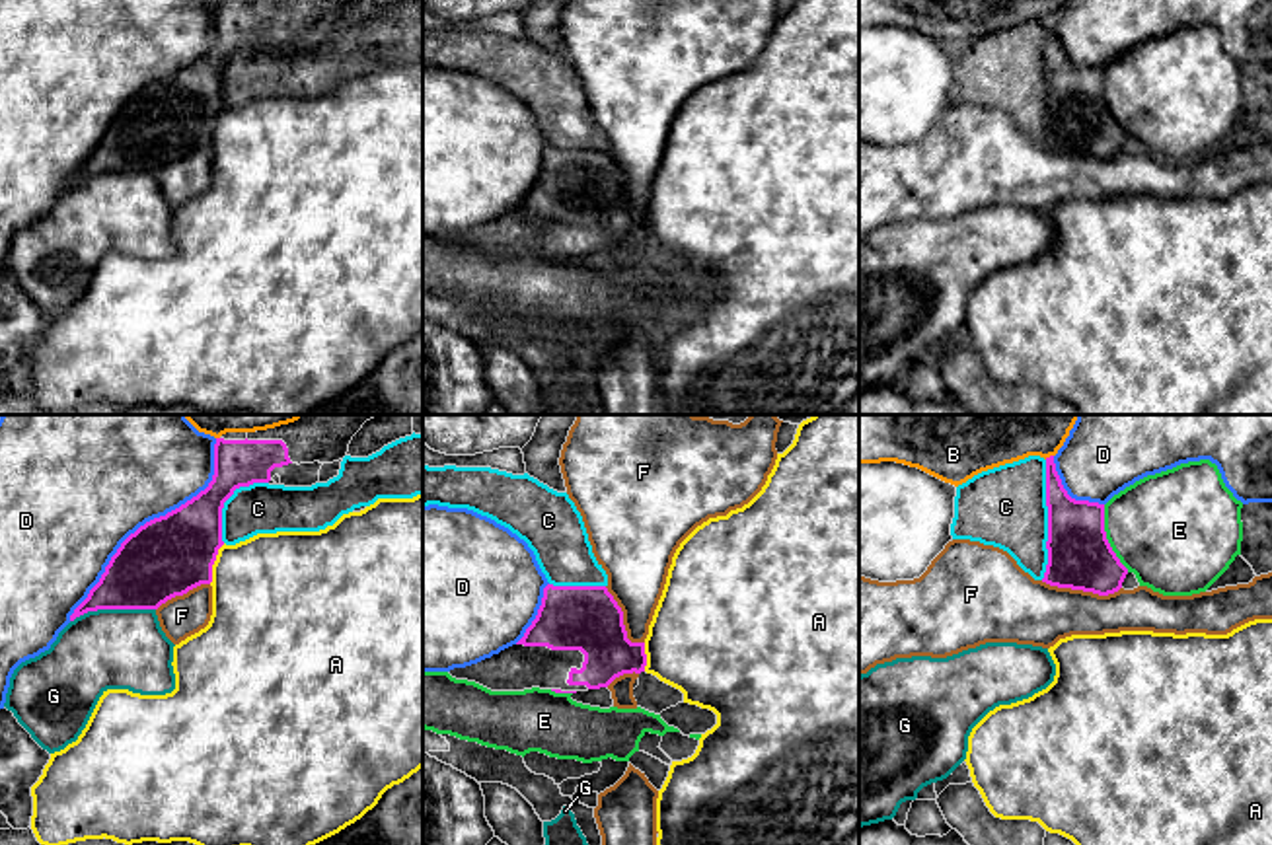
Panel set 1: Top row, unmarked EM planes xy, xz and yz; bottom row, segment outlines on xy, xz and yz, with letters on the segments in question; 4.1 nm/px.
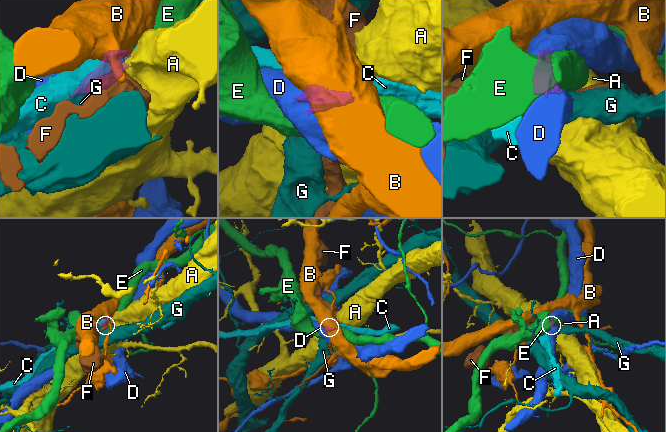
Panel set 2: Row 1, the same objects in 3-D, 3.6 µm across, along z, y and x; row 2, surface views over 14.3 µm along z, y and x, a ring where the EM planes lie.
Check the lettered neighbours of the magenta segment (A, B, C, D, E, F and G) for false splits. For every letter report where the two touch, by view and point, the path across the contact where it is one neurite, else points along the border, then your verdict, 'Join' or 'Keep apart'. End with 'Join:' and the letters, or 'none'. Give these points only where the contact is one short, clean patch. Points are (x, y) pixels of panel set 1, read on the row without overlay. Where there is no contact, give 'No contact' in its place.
A: Touches magenta at xy (213, 127). Boundary: xy (224, 108), (219, 113), (209, 146). Keep apart
B: Touches magenta at yz (1050, 20). Boundary: yz (1052, 18), (1045, 22). Keep apart
C: Touches magenta at yz (1048, 84). Keep apart
D: Touches magenta at xy (150, 84). Keep apart
E: Touches magenta at yz (1105, 102). Keep apart
F: Touches magenta at yz (1082, 152). Keep apart
G: Touches magenta at xy (112, 172). Keep apart
Join: none

